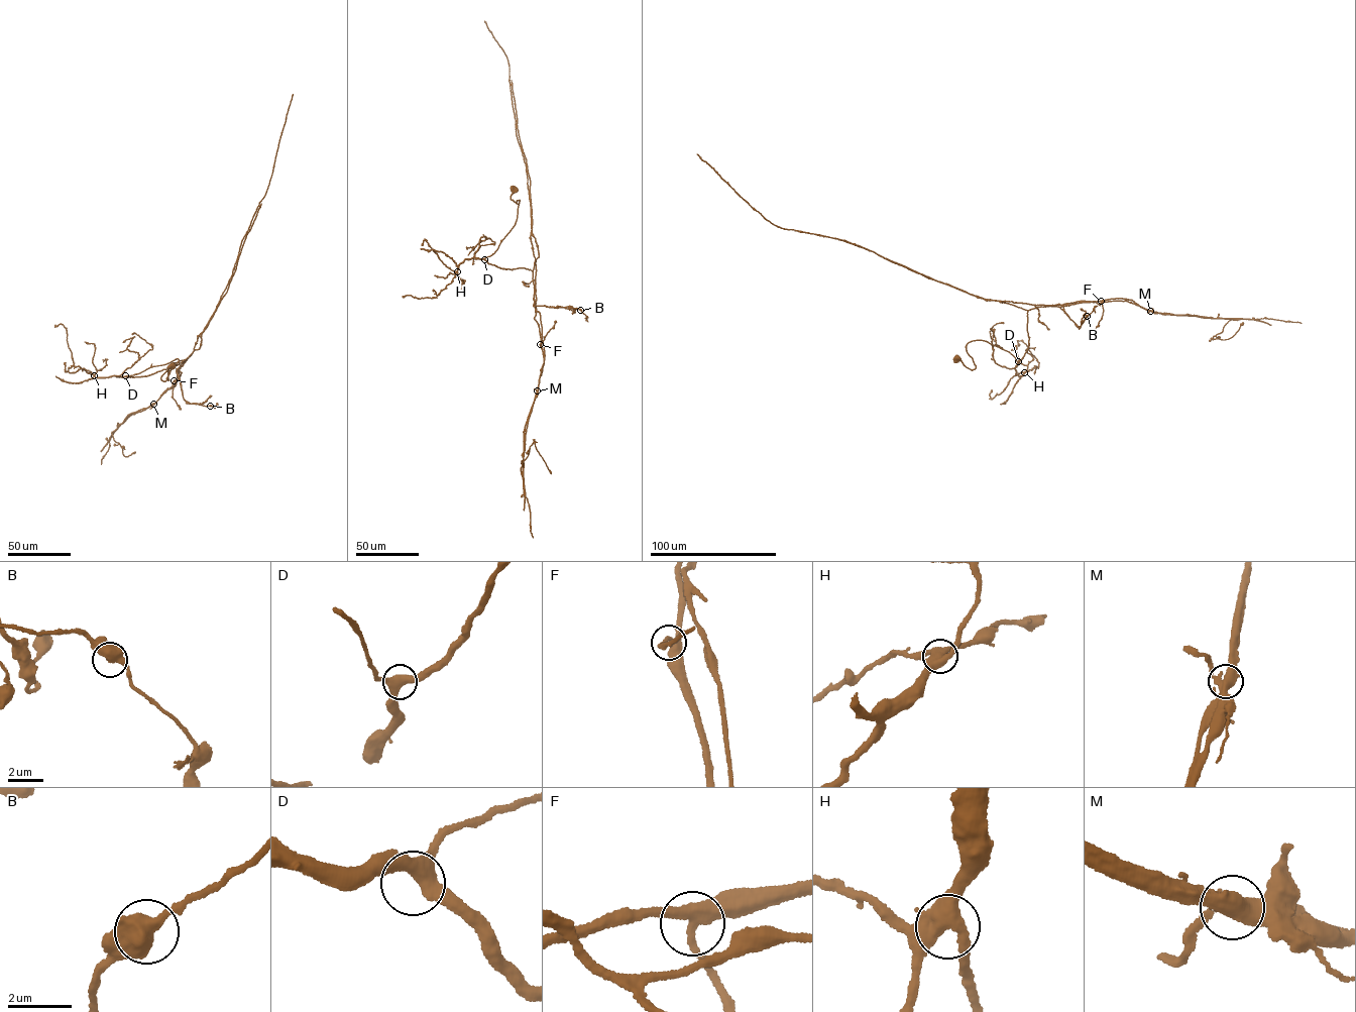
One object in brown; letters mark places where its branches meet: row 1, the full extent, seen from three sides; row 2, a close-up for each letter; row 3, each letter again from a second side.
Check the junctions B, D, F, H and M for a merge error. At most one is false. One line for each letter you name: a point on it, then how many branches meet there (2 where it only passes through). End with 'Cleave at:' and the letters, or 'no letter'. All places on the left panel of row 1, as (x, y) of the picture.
M: Place: (153, 404). Branches: 4
Cleave at: M

